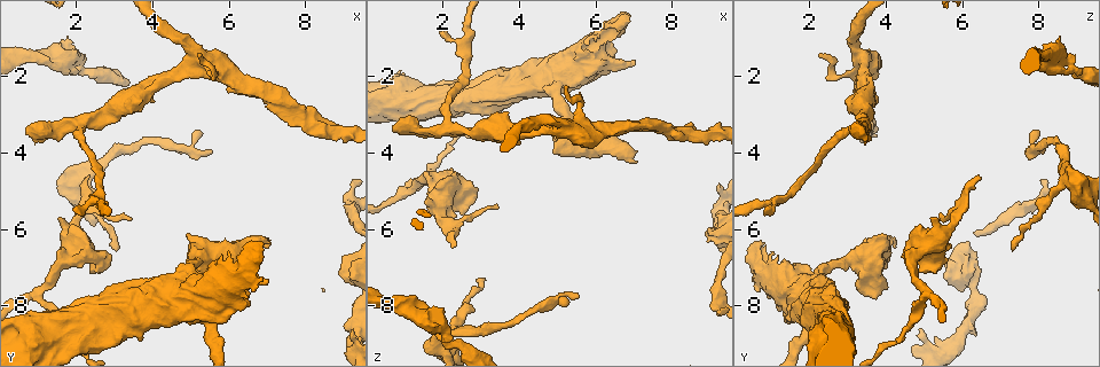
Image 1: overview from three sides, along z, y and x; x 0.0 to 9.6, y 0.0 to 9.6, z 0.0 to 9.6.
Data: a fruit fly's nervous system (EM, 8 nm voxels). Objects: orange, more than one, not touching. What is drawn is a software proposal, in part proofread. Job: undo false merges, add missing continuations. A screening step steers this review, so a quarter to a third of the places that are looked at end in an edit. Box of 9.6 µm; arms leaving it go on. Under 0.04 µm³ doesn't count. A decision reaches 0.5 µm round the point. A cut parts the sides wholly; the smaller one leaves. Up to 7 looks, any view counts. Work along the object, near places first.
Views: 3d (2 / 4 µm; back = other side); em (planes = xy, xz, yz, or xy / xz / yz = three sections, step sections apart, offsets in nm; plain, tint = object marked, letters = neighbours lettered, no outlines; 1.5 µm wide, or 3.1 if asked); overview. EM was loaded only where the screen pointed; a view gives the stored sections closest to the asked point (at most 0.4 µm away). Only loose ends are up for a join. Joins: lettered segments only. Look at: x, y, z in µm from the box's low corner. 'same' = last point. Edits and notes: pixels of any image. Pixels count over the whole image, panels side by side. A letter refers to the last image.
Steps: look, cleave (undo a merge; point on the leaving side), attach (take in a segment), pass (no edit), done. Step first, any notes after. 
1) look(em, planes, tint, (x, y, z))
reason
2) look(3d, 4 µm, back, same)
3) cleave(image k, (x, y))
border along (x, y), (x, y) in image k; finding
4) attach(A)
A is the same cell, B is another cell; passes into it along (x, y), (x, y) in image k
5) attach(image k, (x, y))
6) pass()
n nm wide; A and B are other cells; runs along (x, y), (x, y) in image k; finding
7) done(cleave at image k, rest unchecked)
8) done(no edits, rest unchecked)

look(em, planes, letters, (2.00, 5.55, 0.90))

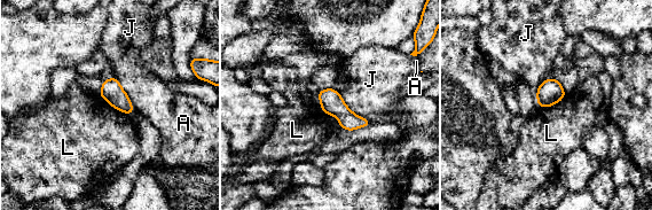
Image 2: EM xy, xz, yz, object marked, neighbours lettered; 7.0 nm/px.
pass()
160 nm wide; A, J and L are other cells; none of them fits

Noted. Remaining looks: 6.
look(em, planes, letters, (4.90, 6.20, 4.00))
thick end

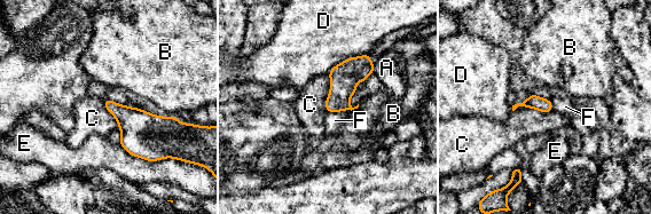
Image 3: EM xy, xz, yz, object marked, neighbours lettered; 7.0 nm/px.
pass()
A, B, C, D, E and F are other cells; none of them fits

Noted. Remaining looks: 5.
look(3d, 4 µm, back, (2.10, 3.30, 3.30))
thick turns thin

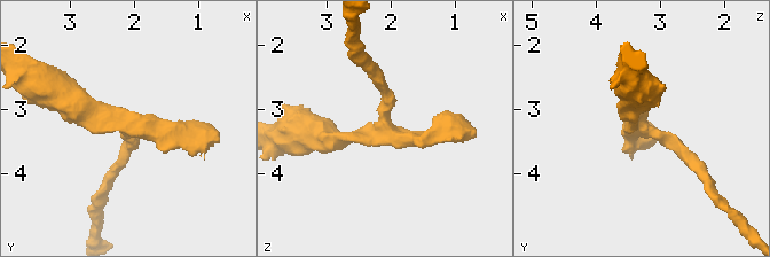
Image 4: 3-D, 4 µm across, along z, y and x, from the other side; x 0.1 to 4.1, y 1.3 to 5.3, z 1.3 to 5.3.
look(em, yz, step 4, letters, (2.15, 3.25, 3.35))
3 arms; arms of 170, 200, 280 nm

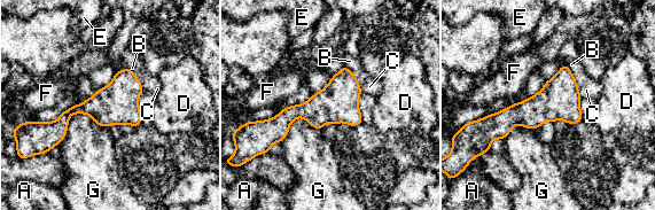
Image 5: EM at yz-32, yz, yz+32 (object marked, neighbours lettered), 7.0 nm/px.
pass()
G touches over 360 nm; A, B, C, D, E, F and G are other cells; border along (564, 63), (574, 78) in image 5; one neuron here

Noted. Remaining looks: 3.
done(no edits, rest unchecked)

